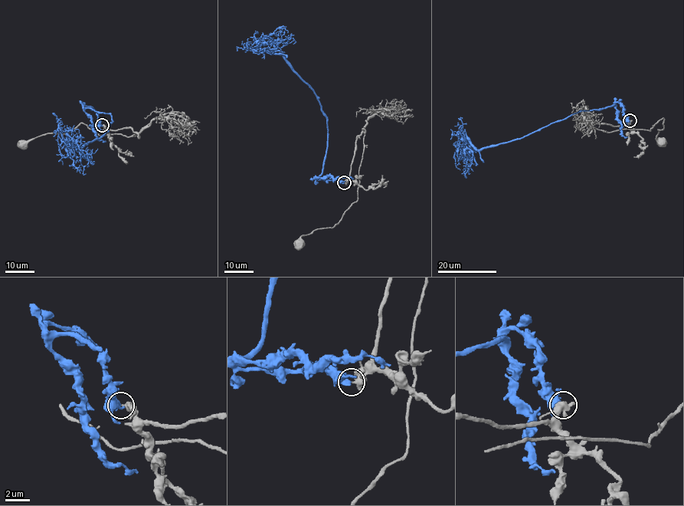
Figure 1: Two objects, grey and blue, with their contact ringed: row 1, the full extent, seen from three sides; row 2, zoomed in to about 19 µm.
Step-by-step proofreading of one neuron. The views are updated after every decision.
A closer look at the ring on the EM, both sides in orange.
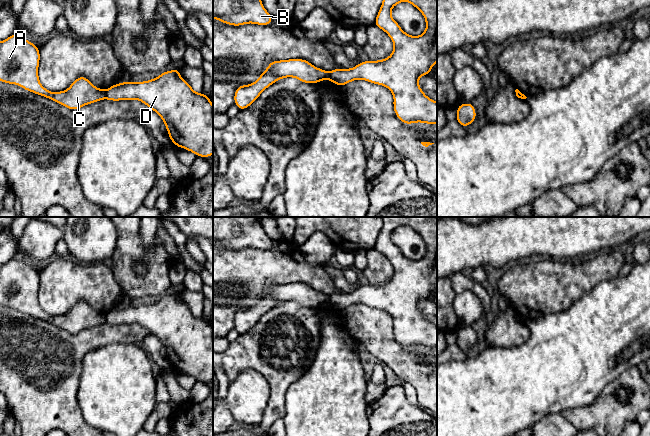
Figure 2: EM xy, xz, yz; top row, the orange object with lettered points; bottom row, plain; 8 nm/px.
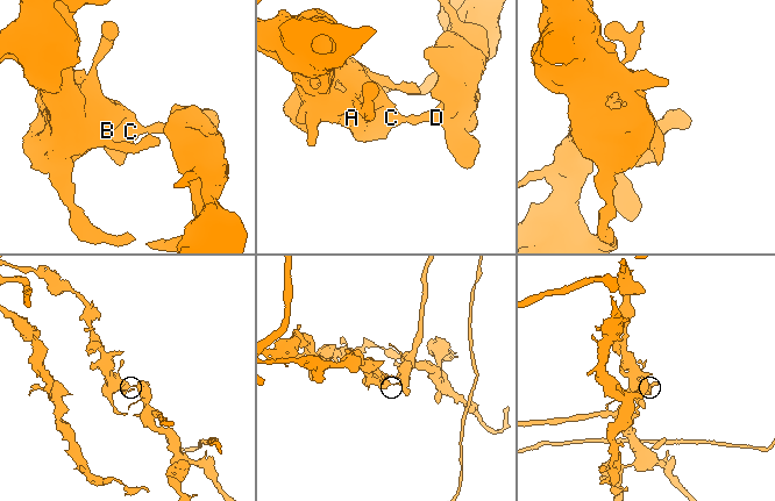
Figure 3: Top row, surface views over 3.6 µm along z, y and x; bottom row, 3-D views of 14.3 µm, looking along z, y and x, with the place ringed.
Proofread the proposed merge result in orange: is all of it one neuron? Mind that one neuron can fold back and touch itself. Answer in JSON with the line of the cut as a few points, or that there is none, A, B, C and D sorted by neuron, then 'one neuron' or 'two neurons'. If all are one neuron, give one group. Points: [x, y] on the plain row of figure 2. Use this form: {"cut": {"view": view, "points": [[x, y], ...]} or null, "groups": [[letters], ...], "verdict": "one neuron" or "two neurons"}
{"cut": {"view": "xy", "points": [[104, 315], [106, 321]]}, "groups": [["A", "B", "C"], ["D"]], "verdict": "two neurons"}

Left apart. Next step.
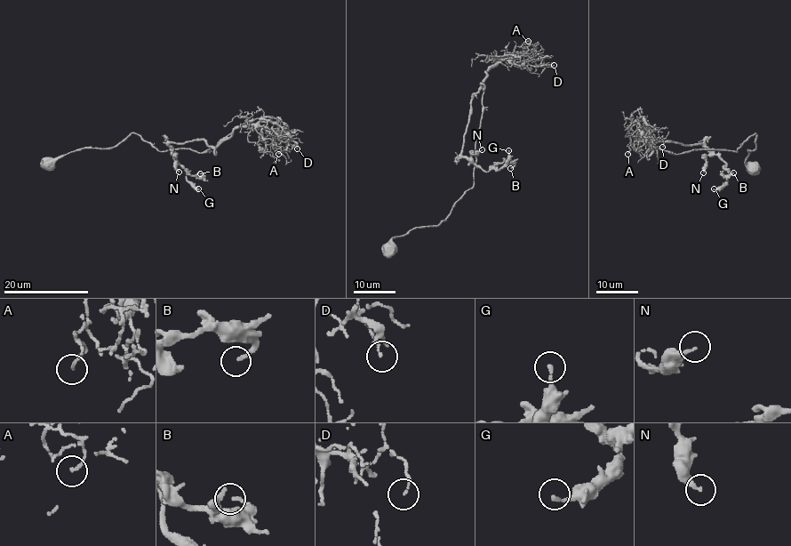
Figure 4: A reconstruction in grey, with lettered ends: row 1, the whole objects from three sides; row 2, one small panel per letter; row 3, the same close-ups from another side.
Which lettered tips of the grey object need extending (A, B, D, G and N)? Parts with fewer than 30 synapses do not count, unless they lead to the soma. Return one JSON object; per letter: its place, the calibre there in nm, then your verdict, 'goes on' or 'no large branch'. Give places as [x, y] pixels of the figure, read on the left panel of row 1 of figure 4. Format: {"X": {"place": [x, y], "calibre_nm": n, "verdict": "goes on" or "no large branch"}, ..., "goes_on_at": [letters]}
{"A": {"place": [278, 154], "calibre_nm": 120, "verdict": "no large branch"}, "B": {"place": [200, 173], "calibre_nm": 180, "verdict": "no large branch"}, "D": {"place": [297, 148], "calibre_nm": 110, "verdict": "no large branch"}, "G": {"place": [198, 188], "calibre_nm": 170, "verdict": "no large branch"}, "N": {"place": [179, 172], "calibre_nm": 200, "verdict": "no large branch"}, "goes_on_at": []}

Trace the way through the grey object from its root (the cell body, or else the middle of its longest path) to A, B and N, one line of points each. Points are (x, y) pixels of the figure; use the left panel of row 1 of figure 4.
A: (51, 164), (83, 148), (115, 147), (131, 133), (161, 151), (203, 152), (243, 125), (263, 125), (278, 154)
B: (51, 164), (83, 148), (115, 147), (136, 133), (161, 151), (173, 149), (180, 167), (203, 176), (200, 173)
N: (51, 164), (83, 148), (115, 147), (136, 133), (161, 151), (175, 151), (174, 167), (179, 172)

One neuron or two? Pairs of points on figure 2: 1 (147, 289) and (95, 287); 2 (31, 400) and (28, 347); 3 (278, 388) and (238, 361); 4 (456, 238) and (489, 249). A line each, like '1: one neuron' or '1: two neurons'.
1: two neurons
2: one neuron
3: one neuron
4: one neuron

